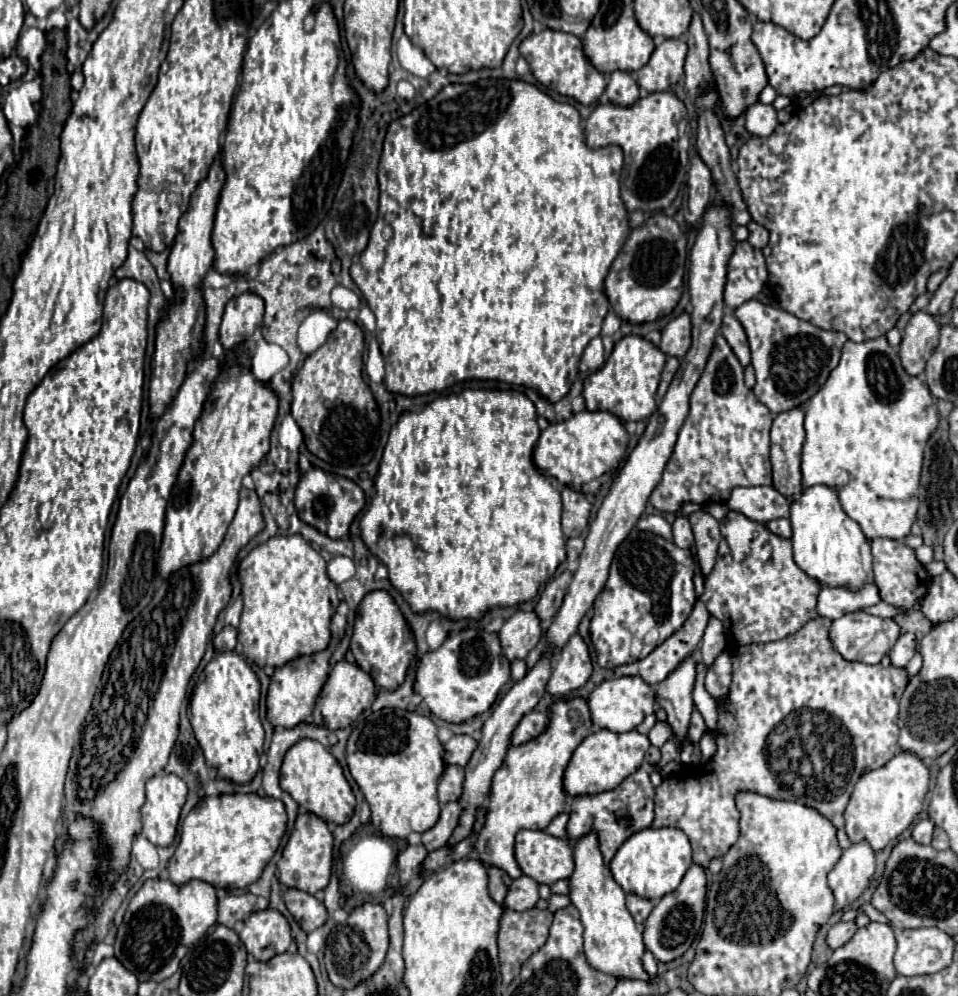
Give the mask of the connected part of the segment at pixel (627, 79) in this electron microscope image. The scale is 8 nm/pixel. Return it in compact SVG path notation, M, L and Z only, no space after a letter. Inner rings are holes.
M616 70L610 74L606 94L608 94L610 102L620 104L620 106L630 106L640 98L640 88L630 72Z

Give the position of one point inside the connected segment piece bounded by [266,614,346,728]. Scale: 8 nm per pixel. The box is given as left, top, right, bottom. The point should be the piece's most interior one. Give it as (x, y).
(294, 687)

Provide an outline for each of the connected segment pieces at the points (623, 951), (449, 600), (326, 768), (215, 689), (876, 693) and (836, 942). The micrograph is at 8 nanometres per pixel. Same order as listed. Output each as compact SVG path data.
M588 832L574 842L574 862L576 868L570 876L568 898L580 912L580 922L584 926L584 954L590 966L616 978L648 980L648 974L640 962L640 956L644 954L642 934L626 908L624 890L614 880L610 868L604 866L596 832Z
M464 388L460 394L438 396L436 400L426 404L422 412L400 414L398 422L390 430L390 438L384 448L384 456L376 478L376 496L370 500L370 506L362 516L360 530L368 550L374 556L378 556L382 564L388 566L388 578L392 586L400 590L400 594L412 606L414 612L434 610L452 620L460 620L460 618L478 620L486 610L494 606L516 606L532 600L538 592L538 586L544 584L556 572L558 564L566 560L566 548L564 548L566 538L560 526L560 512L562 512L560 486L554 476L540 474L532 460L532 450L538 436L540 436L540 428L536 422L536 408L532 400L518 390Z
M300 740L286 752L280 772L280 786L298 802L298 806L314 812L318 818L326 822L344 824L354 814L356 798L342 772L342 766L330 754L330 750L316 740Z
M220 652L216 654L208 666L204 668L195 685L190 698L188 718L200 748L204 750L208 766L214 766L222 778L228 778L238 784L246 784L260 770L260 752L264 744L264 728L258 716L258 700L260 700L260 682L254 670L248 666L242 654L238 652Z
M816 618L810 620L800 632L786 636L784 640L778 642L768 642L768 644L748 644L748 646L740 646L734 650L732 654L732 662L734 662L734 674L732 674L732 684L728 690L728 696L724 700L718 700L718 726L714 730L714 738L716 738L716 754L704 764L704 766L684 766L678 774L664 778L656 788L654 788L654 802L656 802L656 816L652 826L654 828L662 828L662 826L672 826L672 828L680 828L692 844L694 850L694 862L700 866L708 866L708 862L712 858L722 858L728 848L738 840L740 830L738 830L738 810L734 804L734 796L738 790L754 790L760 792L764 796L770 798L780 798L780 800L796 800L800 804L812 806L816 808L820 814L824 814L836 828L844 826L844 810L846 804L850 800L850 794L854 790L854 784L858 782L858 778L862 776L862 770L874 770L884 766L894 754L900 752L898 746L898 702L900 696L908 684L908 672L906 668L894 668L890 666L882 666L882 664L862 664L862 662L850 662L850 660L842 660L842 656L838 656L838 652L834 652L832 640L830 640L830 624L832 620L826 618Z
M838 922L838 924L834 924L834 926L828 930L828 934L826 934L826 944L828 944L832 950L836 950L836 948L840 948L842 944L846 944L846 942L852 938L854 932L856 932L856 924L854 924L854 922Z

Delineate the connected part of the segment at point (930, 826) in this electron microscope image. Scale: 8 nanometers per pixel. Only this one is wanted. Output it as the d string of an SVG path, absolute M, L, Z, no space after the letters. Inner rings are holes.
M920 820L914 828L912 828L912 838L920 844L930 844L932 840L932 830L934 830L934 822L932 820Z

